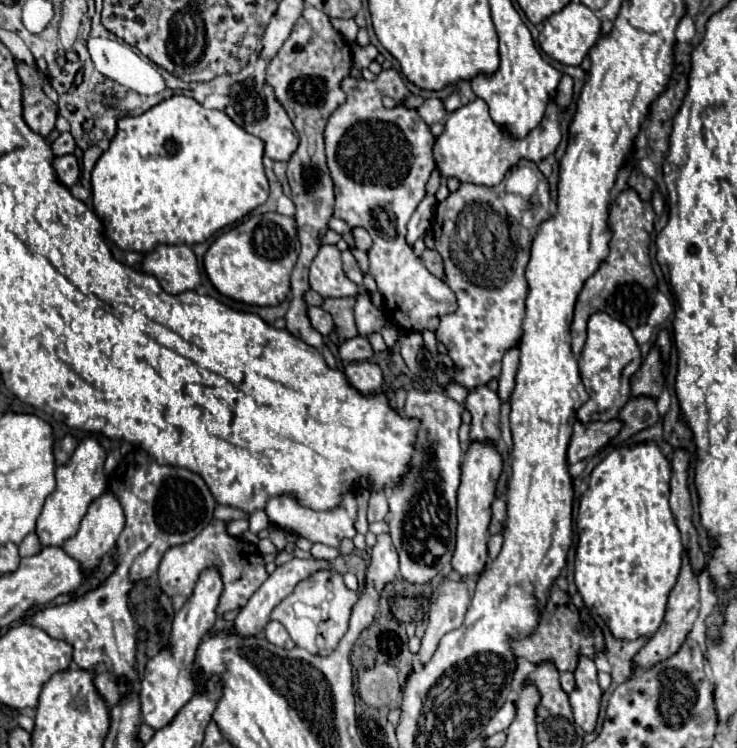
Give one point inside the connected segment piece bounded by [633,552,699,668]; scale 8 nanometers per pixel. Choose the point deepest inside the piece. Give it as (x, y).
(683, 606)

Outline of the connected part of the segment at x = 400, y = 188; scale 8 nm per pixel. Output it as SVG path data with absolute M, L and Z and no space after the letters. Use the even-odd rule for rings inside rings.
M391 68L391 70L381 70L375 82L367 80L355 80L355 78L345 78L343 80L343 90L347 94L347 102L333 112L333 116L327 122L325 128L325 146L327 146L327 164L331 170L331 178L335 182L335 216L345 220L347 224L363 226L371 238L373 246L367 252L369 256L369 272L377 282L379 292L385 298L383 312L385 318L395 324L403 332L425 332L425 330L437 330L439 326L439 316L451 314L457 308L455 294L451 288L435 278L423 264L419 256L415 256L413 248L407 244L405 234L407 234L407 222L411 214L415 212L417 204L425 196L425 184L435 168L433 160L433 144L435 138L429 130L429 126L421 120L417 110L407 108L405 100L411 96L409 88L405 86L403 78ZM391 96L399 104L395 108L385 108L383 98Z

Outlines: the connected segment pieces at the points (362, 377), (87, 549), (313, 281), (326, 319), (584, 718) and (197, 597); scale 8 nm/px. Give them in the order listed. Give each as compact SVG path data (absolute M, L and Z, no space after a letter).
M351 362L345 366L345 376L363 394L373 394L383 386L381 368L375 362Z
M107 488L97 500L93 500L93 504L89 504L89 510L87 514L83 516L81 520L81 526L79 526L79 532L69 538L63 548L65 552L69 552L69 556L73 556L75 560L81 562L81 566L91 572L99 566L103 554L107 554L109 550L115 548L115 542L119 538L119 534L123 532L123 526L125 526L125 516L123 516L123 508L119 504L119 500L115 498L115 494Z
M323 244L309 268L309 284L323 298L355 296L359 286L353 284L341 266L341 252L335 244Z
M309 306L309 320L313 324L313 328L317 332L321 332L323 336L331 334L331 330L335 328L335 322L333 318L329 316L329 312L325 312L323 308L315 308L315 306Z
M579 658L575 680L577 686L569 694L575 724L579 724L585 732L593 732L601 708L601 688L597 682L597 668L589 658Z
M207 568L201 574L187 604L175 614L167 644L153 658L149 658L149 662L145 666L145 674L139 684L141 720L147 726L151 726L153 730L169 724L169 720L173 720L173 716L179 712L179 708L185 702L189 702L189 698L193 696L195 686L193 686L193 678L191 678L191 666L193 666L199 642L207 636L207 632L215 624L215 618L217 618L215 608L217 608L217 600L221 596L221 588L223 588L223 584L221 584L219 572L215 568Z

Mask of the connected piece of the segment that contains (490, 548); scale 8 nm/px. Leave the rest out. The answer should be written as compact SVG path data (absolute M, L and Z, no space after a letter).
M495 534L489 538L487 542L487 556L489 556L489 562L497 558L497 554L501 552L501 544L503 544L503 536L501 534Z

